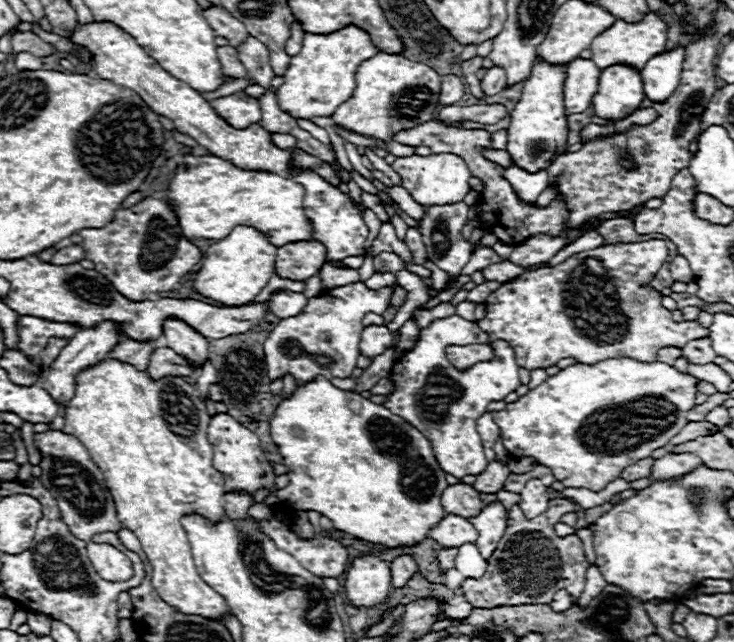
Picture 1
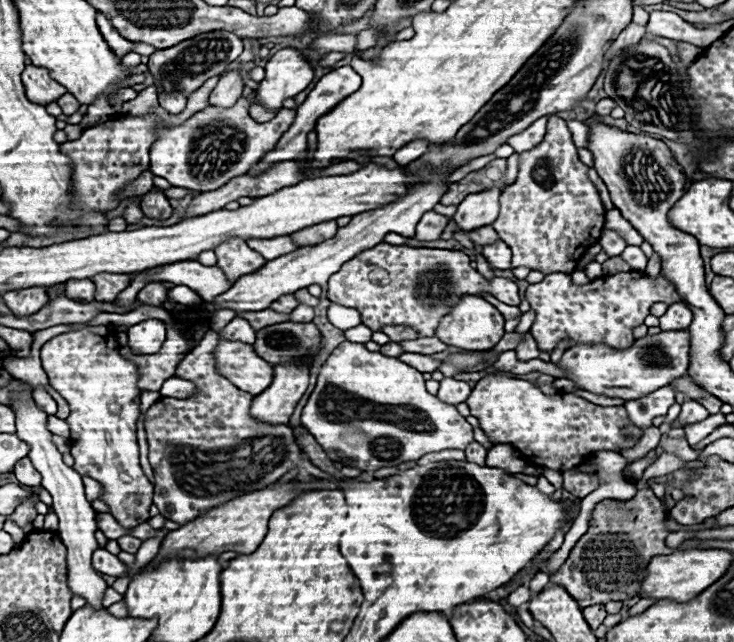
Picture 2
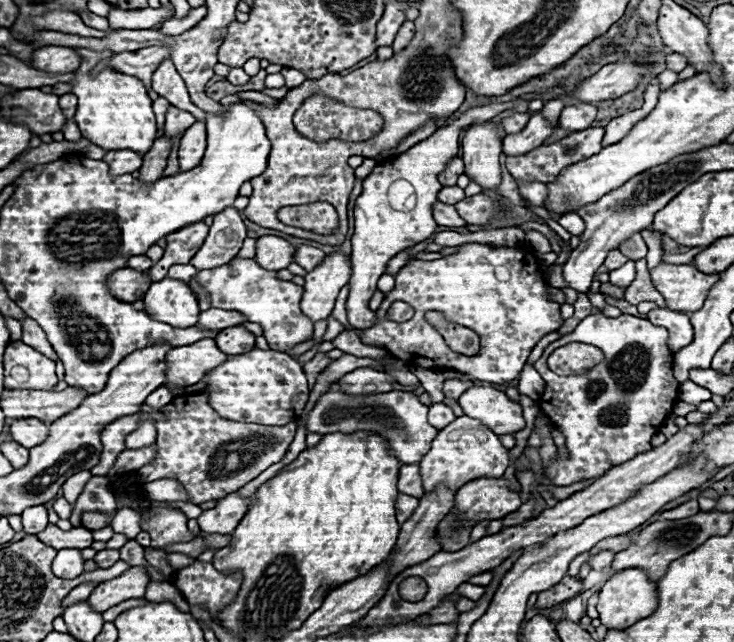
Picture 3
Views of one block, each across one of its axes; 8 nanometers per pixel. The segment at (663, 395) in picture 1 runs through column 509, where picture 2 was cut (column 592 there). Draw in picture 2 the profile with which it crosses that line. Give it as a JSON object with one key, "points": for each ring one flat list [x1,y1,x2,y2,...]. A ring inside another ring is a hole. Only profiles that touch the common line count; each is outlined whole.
{"points":[[486,376,470,392,466,404,472,416,480,420,492,444,512,444,534,464,558,472,572,470,584,458,598,450,622,452,634,446,642,432,634,430,626,418,624,406,596,406,574,394,546,396,532,382,510,376],[628,426,632,438,624,438,622,428]]}

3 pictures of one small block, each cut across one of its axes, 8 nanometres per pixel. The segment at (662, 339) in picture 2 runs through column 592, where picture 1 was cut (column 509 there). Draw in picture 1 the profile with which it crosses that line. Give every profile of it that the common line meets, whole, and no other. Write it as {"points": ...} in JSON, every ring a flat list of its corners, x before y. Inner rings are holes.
{"points":[[448,316,434,320,428,328,420,330,414,348,406,350,394,364,390,378,394,382,394,392,386,402,386,408,422,430,430,438,432,452,446,474,464,478,468,474,478,476,484,472,488,460,480,444,480,436,474,430,476,418,484,414,484,408,494,400,504,400,510,392,520,386,518,378,520,366,514,360,514,350,508,342,492,342,486,332,478,328,476,322,464,320,460,316],[470,342,490,342,494,346,494,358,478,362,468,370,458,370,446,360,446,346,466,346]]}

